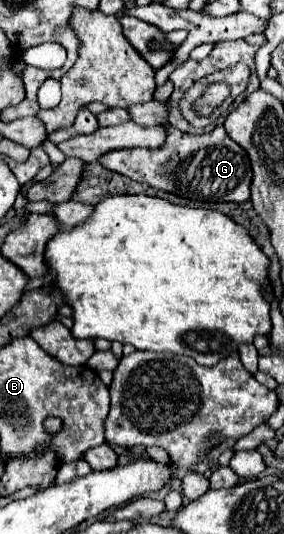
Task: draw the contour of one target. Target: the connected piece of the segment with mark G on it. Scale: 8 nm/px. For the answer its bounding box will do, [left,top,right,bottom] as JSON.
[98,125,250,203]

